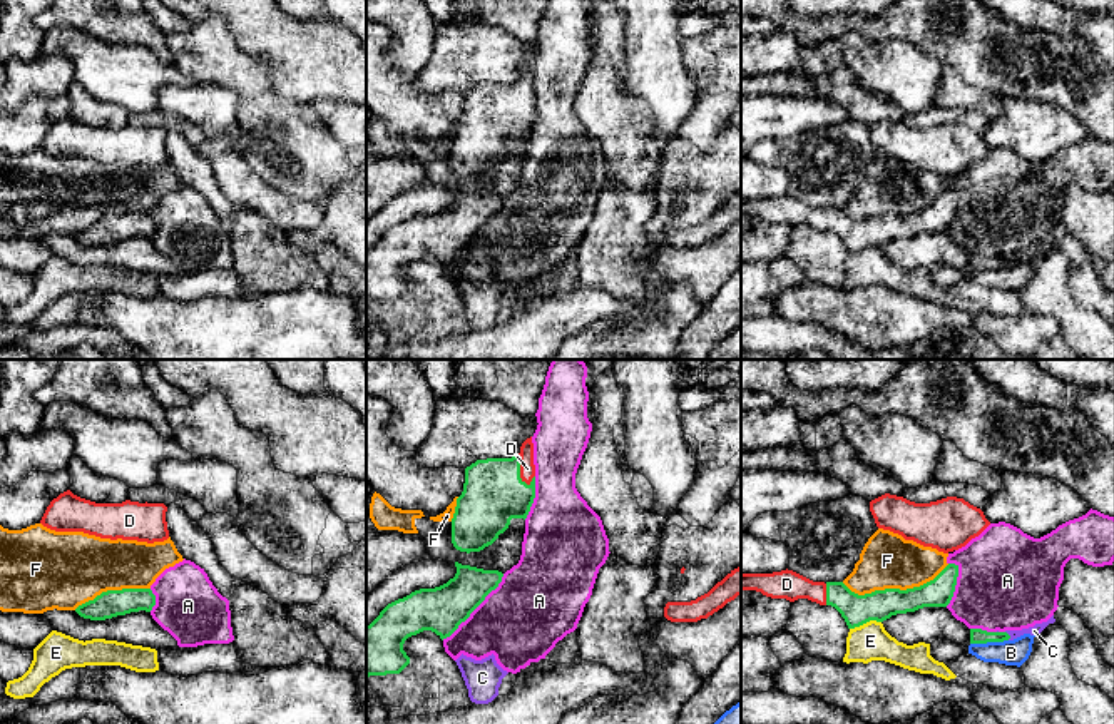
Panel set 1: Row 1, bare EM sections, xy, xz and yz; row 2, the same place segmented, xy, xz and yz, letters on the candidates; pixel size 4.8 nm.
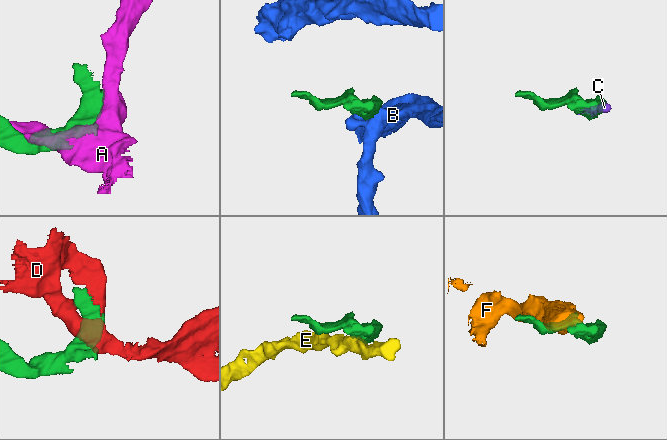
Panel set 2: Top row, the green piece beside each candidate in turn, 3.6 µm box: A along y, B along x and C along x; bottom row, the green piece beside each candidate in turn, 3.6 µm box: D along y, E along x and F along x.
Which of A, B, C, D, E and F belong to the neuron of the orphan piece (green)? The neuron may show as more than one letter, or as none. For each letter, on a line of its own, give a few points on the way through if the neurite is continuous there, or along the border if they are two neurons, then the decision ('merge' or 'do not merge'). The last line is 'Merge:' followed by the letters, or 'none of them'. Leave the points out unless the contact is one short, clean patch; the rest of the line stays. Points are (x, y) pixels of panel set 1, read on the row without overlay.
A: do not merge
B: along yz (1007, 265), (970, 270) | do not merge
C: merge
D: merge
E: do not merge
F: do not merge
Merge: C, D

